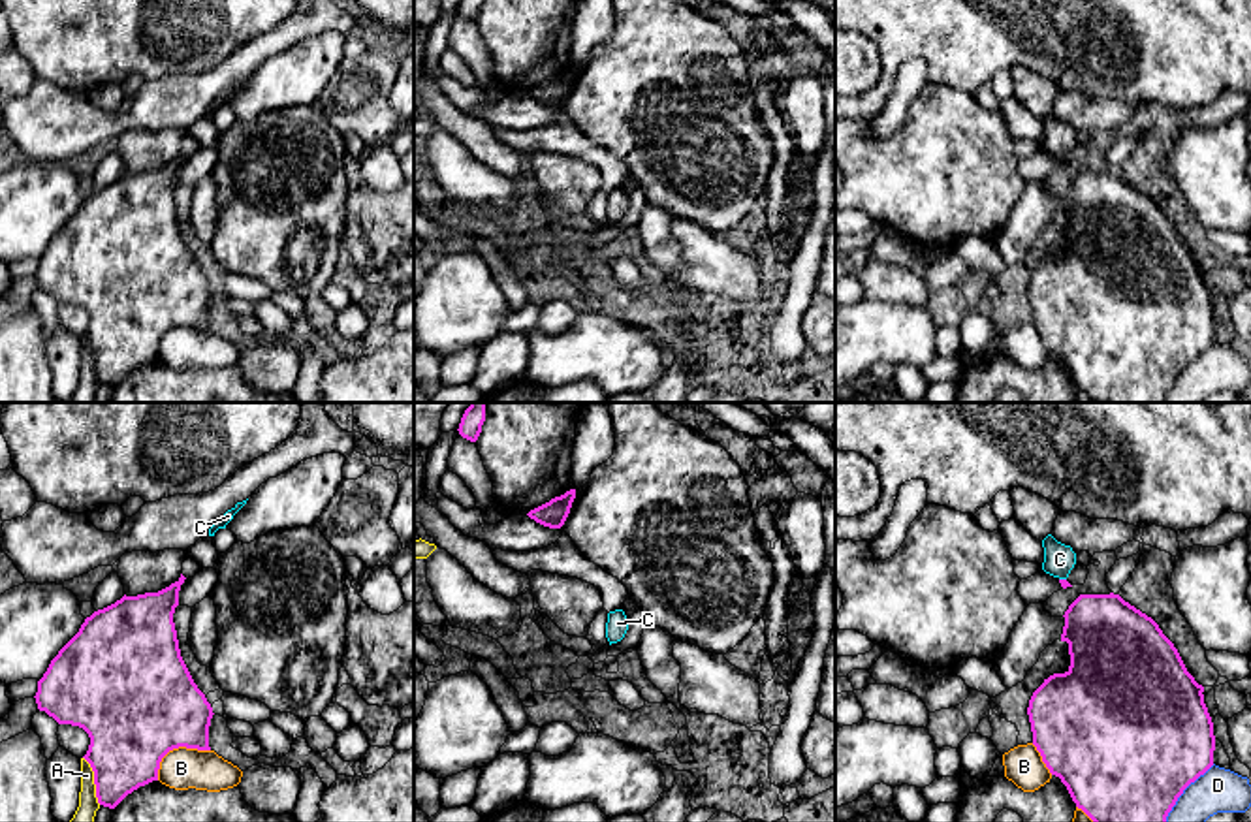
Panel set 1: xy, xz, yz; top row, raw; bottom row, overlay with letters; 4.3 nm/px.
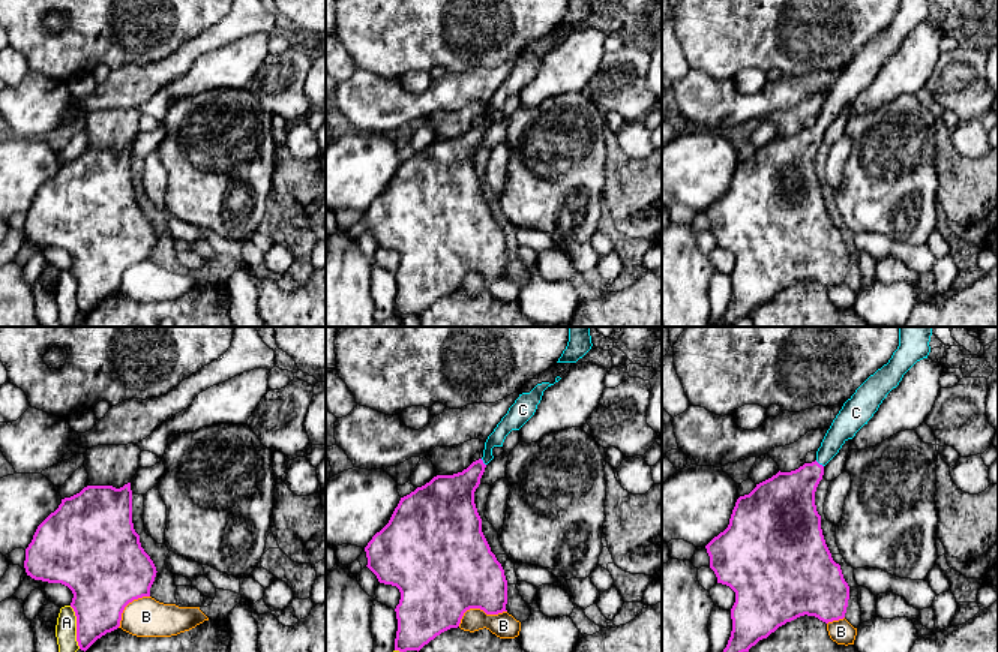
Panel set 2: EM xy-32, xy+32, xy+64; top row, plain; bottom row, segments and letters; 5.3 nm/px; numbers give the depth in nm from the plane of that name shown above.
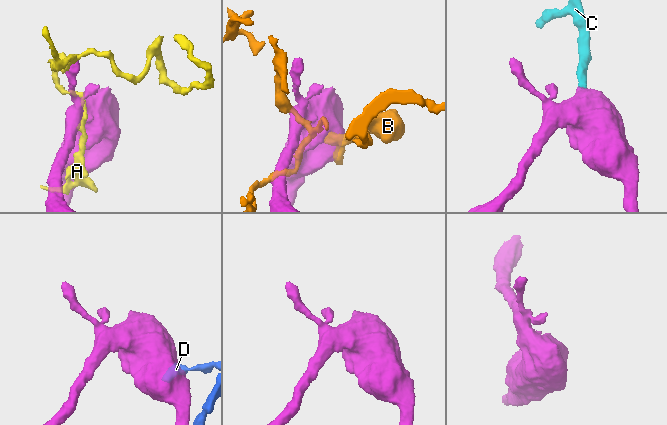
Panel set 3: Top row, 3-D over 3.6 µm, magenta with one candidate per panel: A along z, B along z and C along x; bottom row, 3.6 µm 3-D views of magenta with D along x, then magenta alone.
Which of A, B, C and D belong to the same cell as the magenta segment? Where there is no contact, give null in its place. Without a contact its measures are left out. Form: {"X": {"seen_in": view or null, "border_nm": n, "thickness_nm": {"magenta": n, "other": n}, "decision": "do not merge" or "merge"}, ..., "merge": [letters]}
{"A": {"seen_in": "xy", "border_nm": 220, "thickness_nm": {"magenta": 340, "other": 100}, "decision": "do not merge"}, "B": {"seen_in": "xy", "border_nm": 260, "thickness_nm": {"magenta": 500, "other": 180}, "decision": "do not merge"}, "C": {"seen_in": "yz", "border_nm": 30, "thickness_nm": {"magenta": 40, "other": 140}, "decision": "merge"}, "D": {"seen_in": "yz", "border_nm": 340, "thickness_nm": {"magenta": 500, "other": 190}, "decision": "do not merge"}, "merge": ["C"]}

